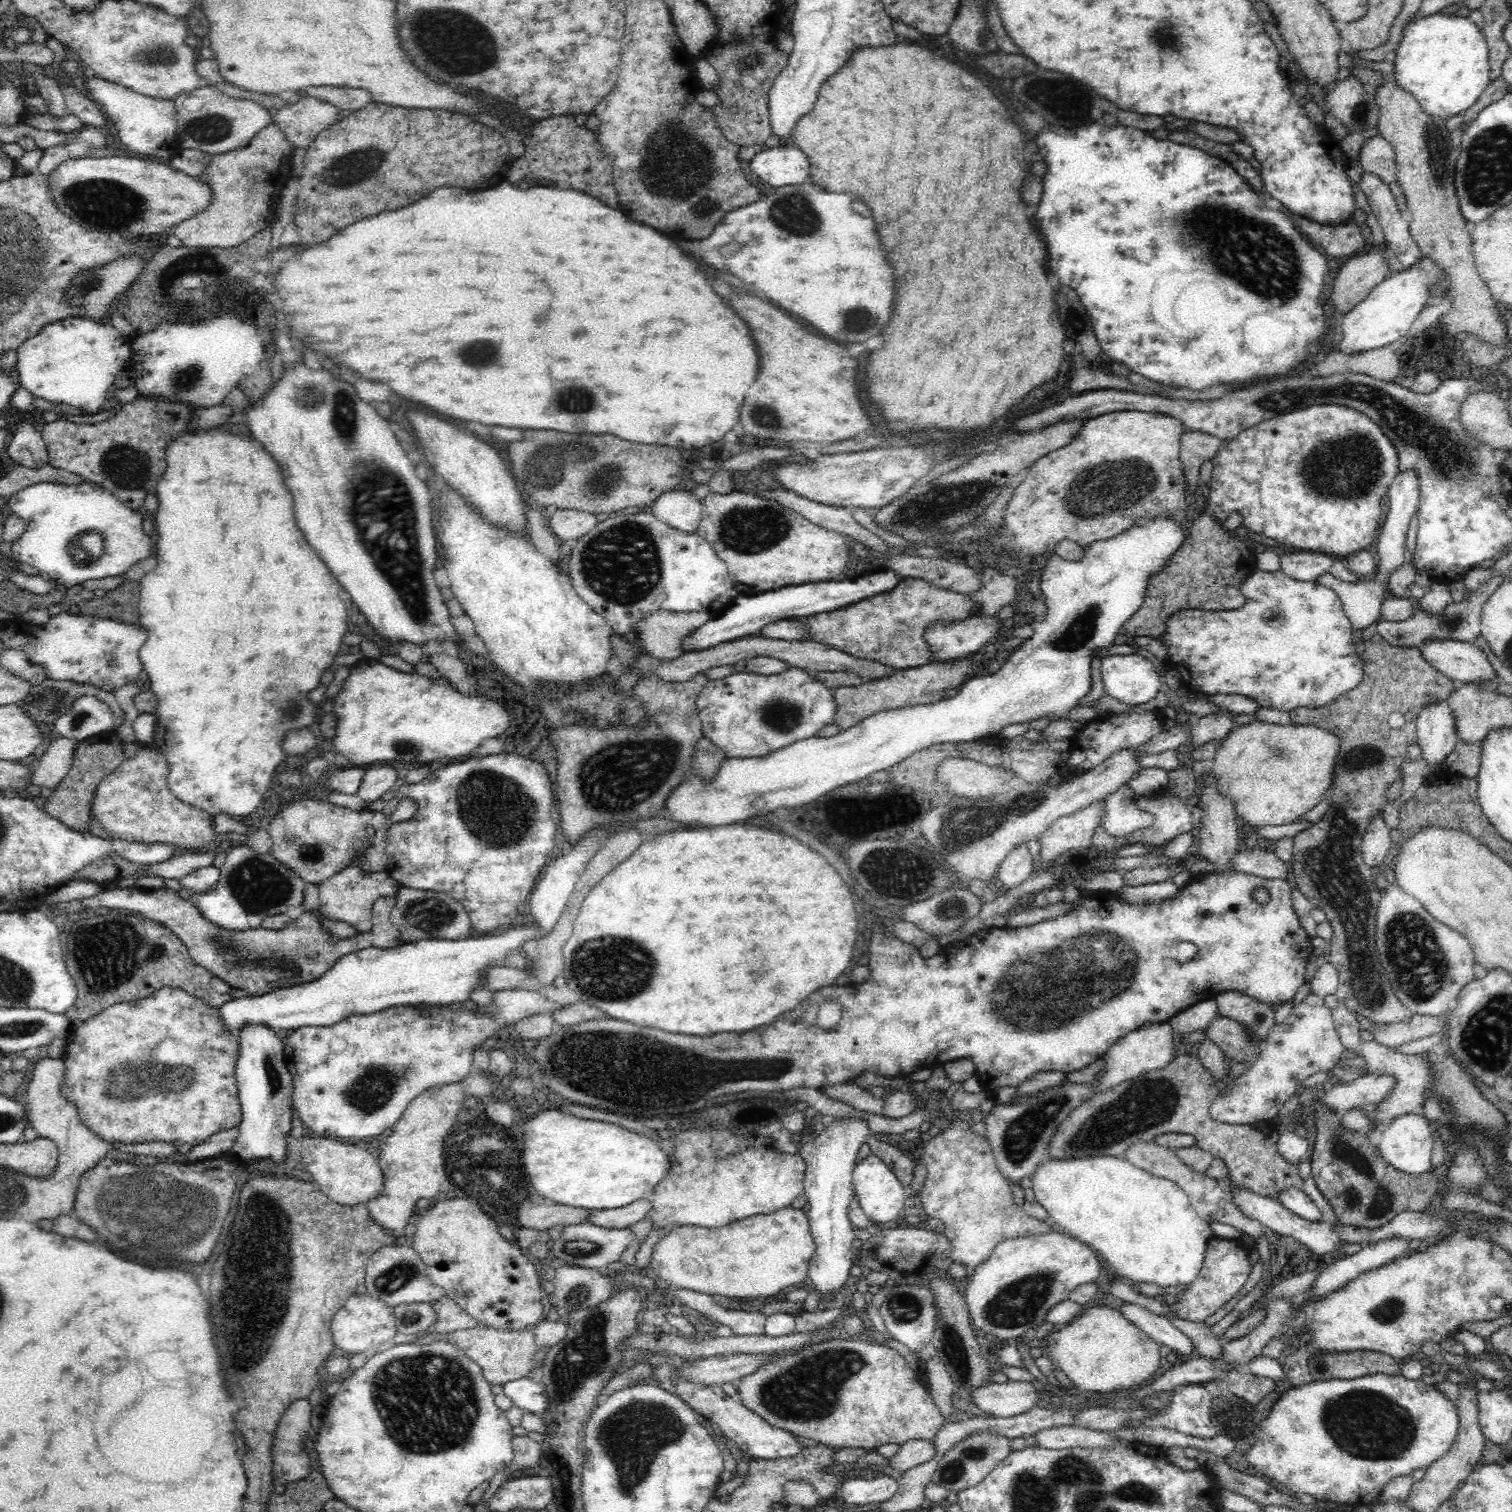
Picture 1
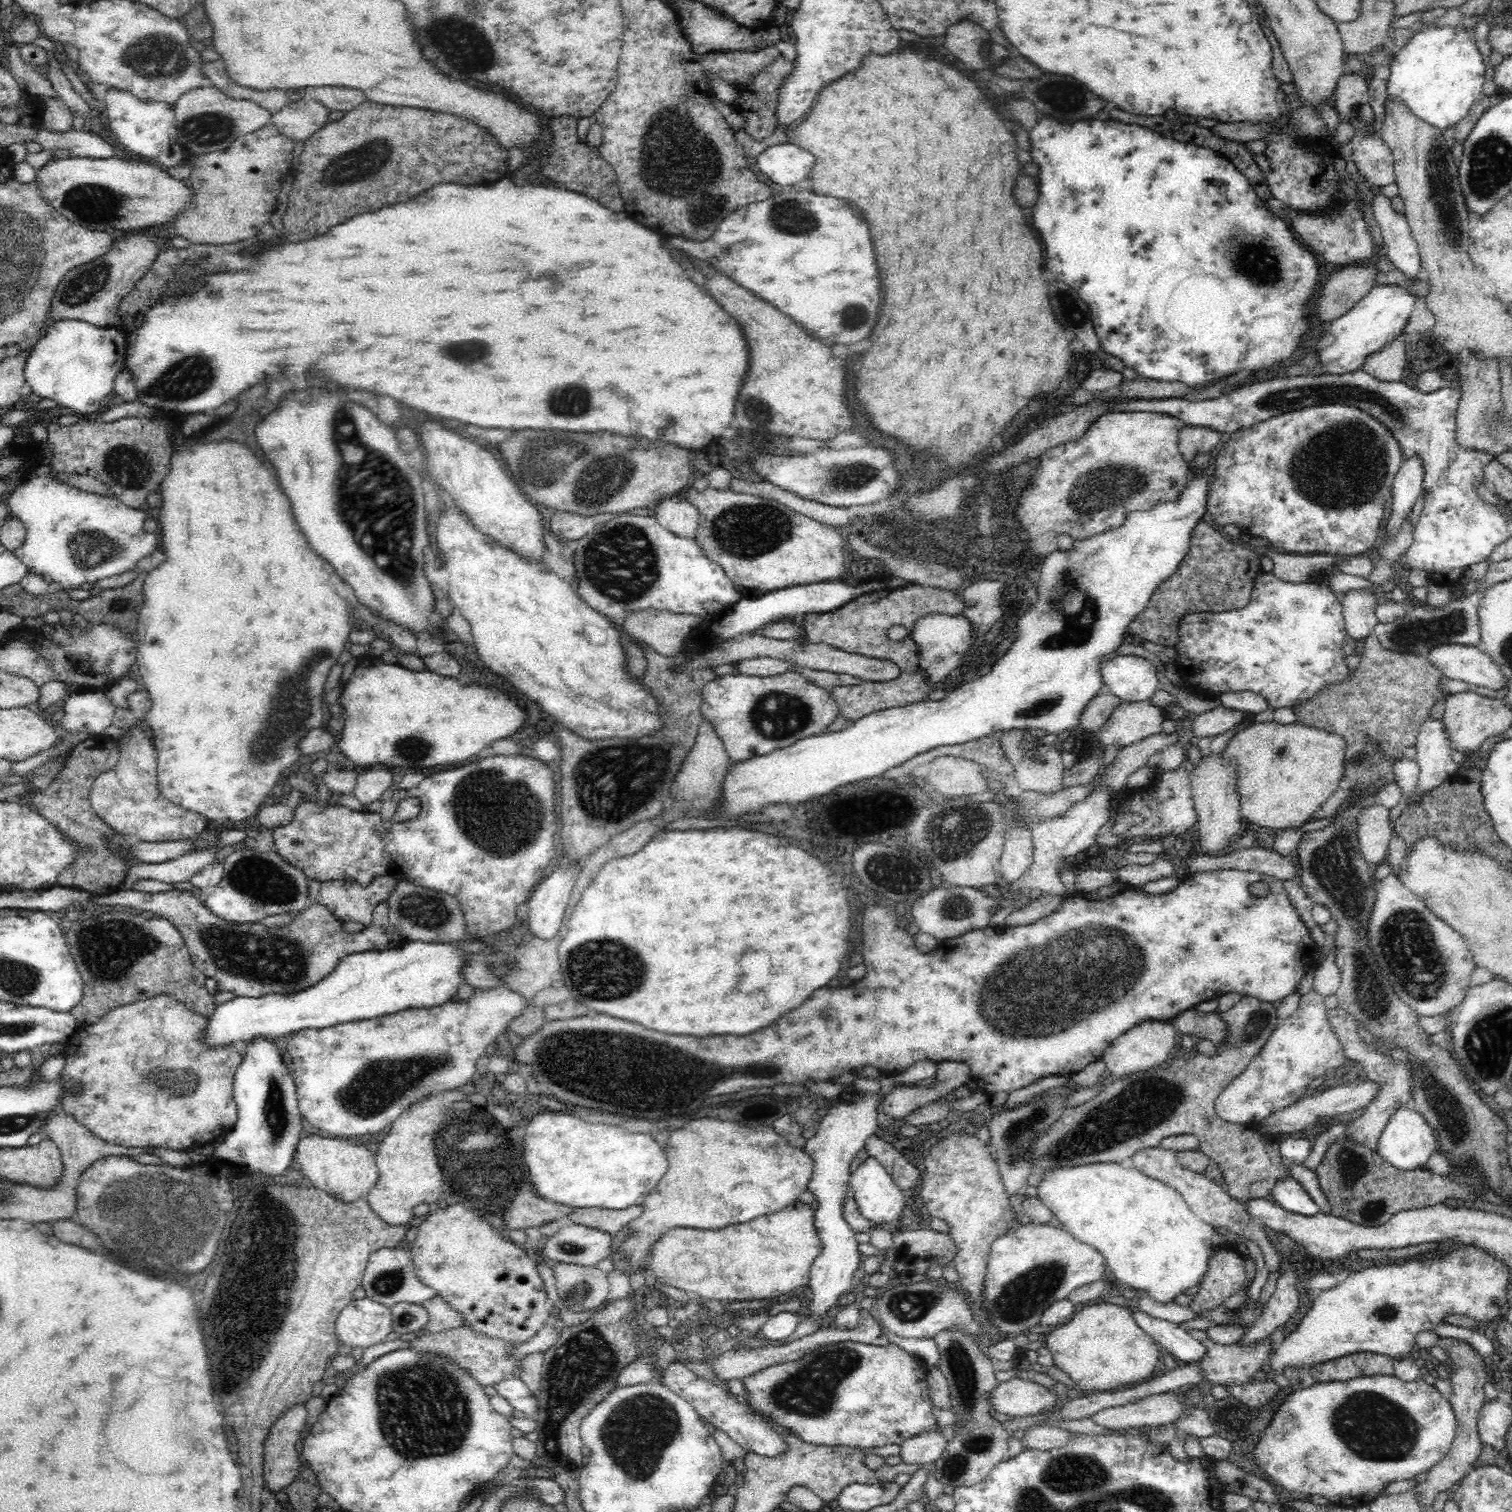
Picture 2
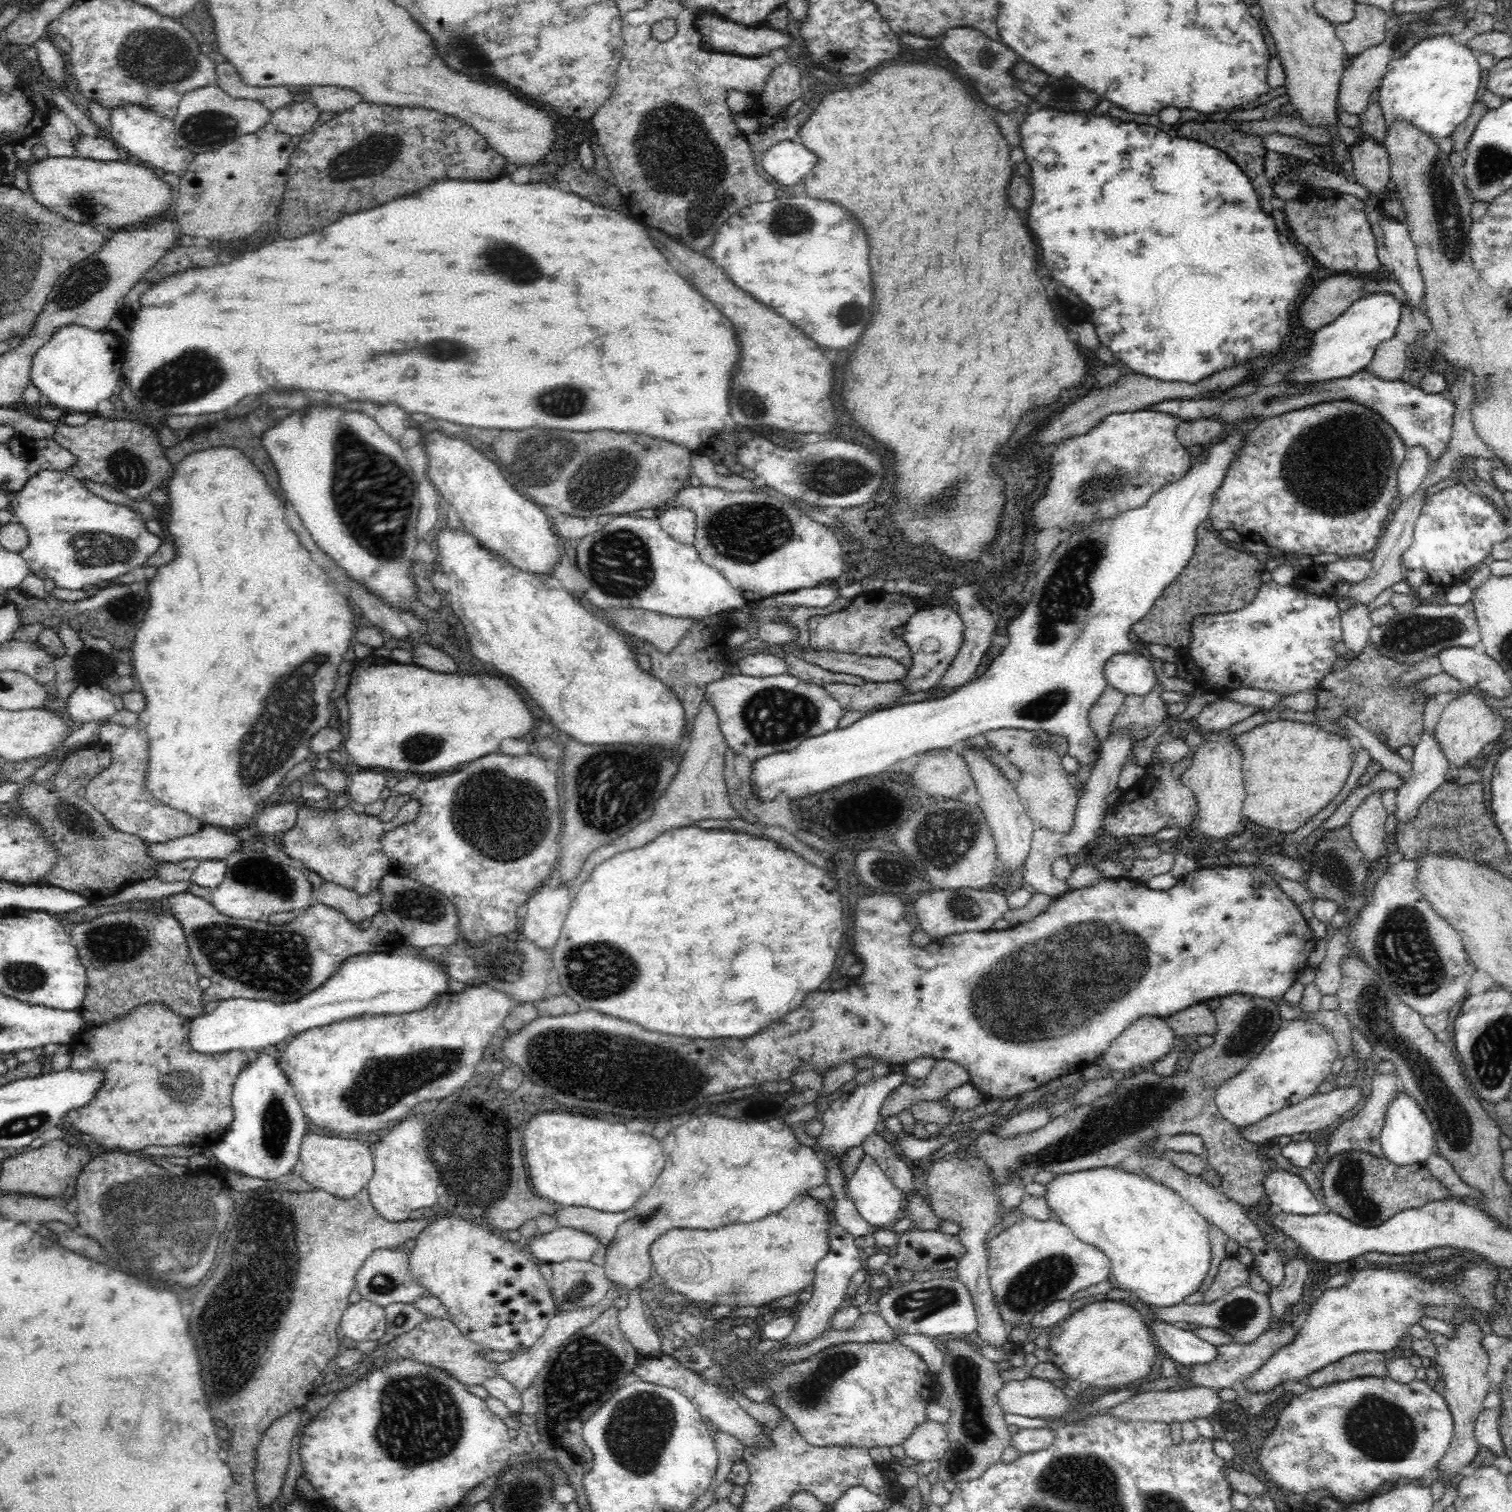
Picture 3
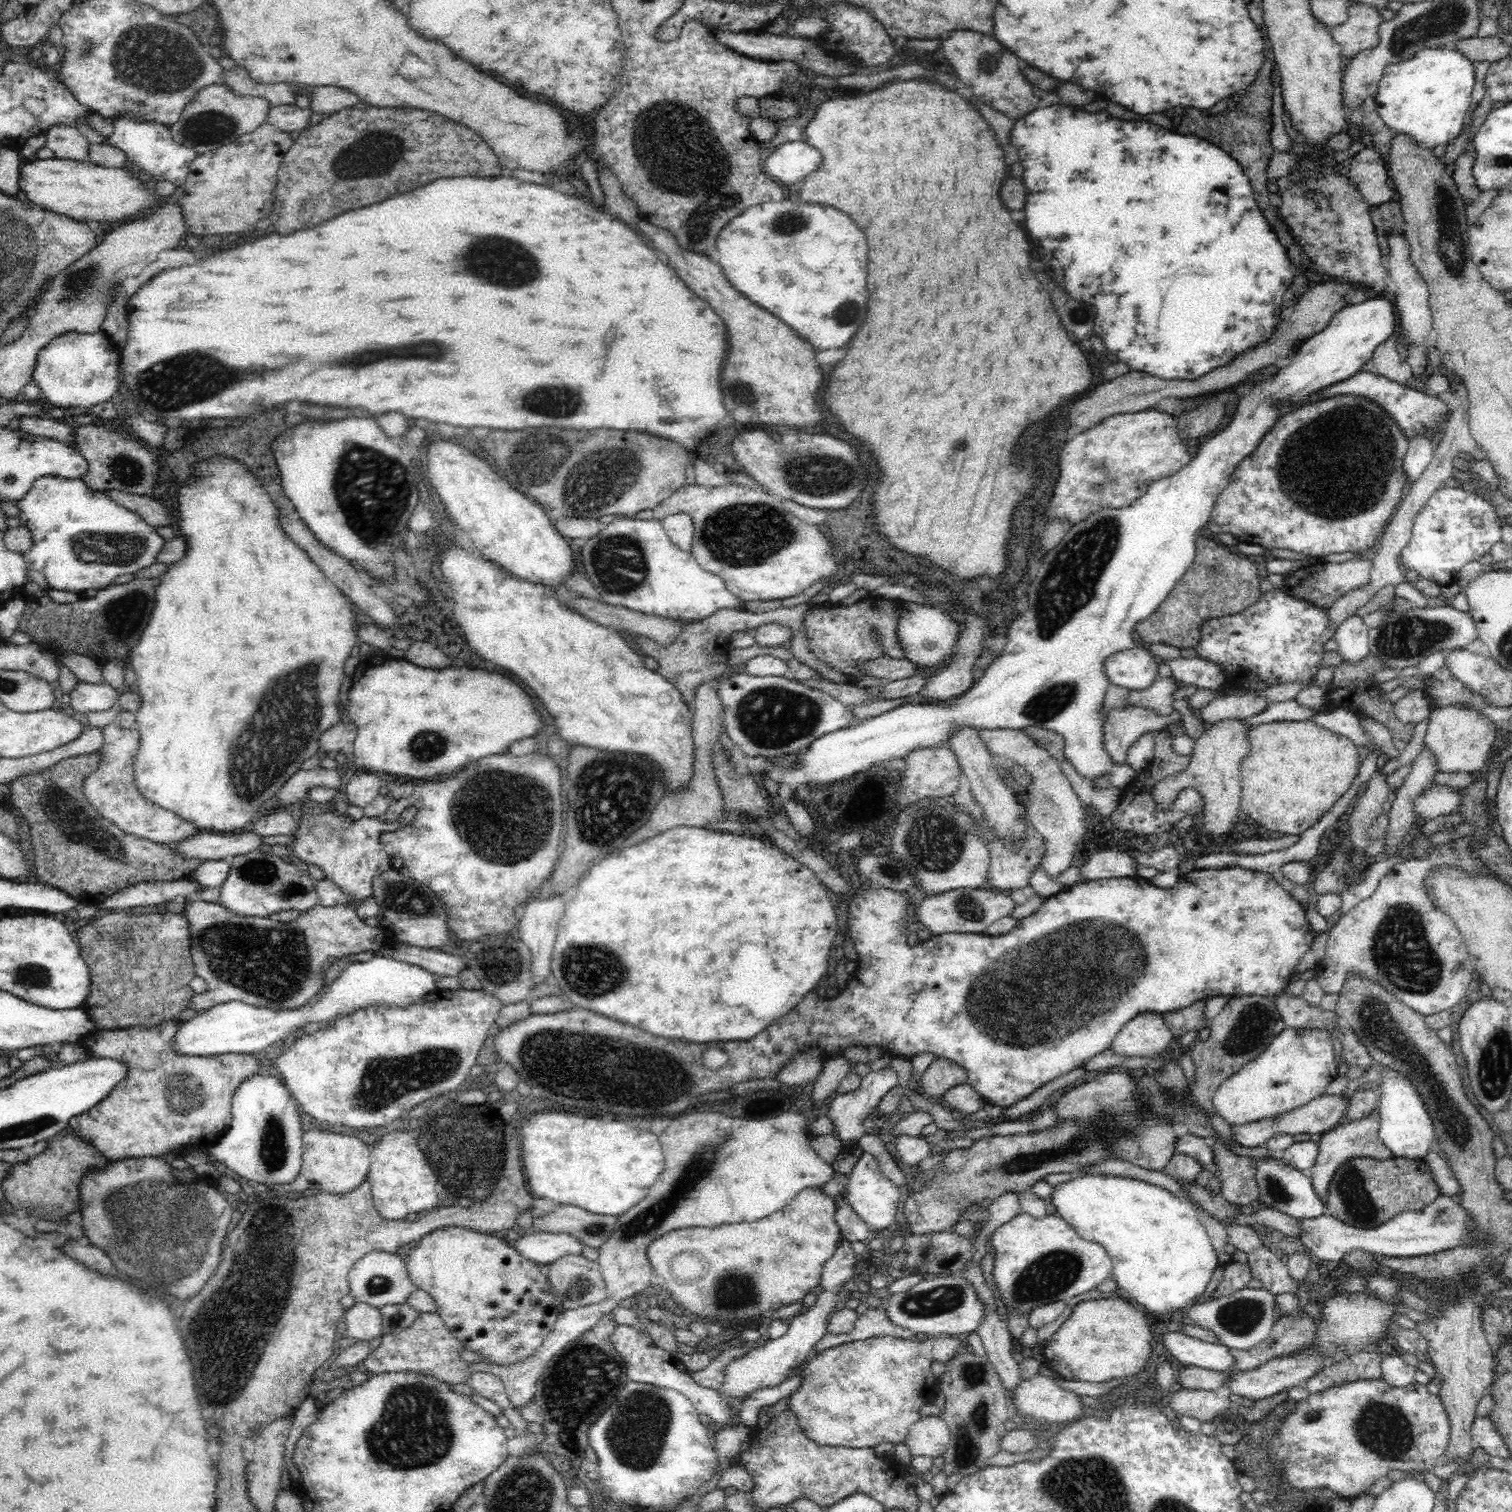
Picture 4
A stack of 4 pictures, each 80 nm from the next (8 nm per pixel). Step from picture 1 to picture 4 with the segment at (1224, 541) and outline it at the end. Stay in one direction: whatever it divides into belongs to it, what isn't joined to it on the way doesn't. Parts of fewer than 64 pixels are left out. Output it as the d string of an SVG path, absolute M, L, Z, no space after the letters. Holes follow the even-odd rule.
M1197 536L1192 566L1174 585L1159 608L1135 626L1143 645L1165 644L1176 648L1190 648L1199 644L1199 630L1211 618L1238 614L1260 598L1260 577L1254 557L1239 557L1222 547L1221 542Z

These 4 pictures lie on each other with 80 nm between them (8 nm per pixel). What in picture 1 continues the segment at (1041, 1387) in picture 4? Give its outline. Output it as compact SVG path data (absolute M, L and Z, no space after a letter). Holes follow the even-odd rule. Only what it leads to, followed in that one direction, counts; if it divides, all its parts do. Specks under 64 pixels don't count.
M991 1381L973 1391L968 1401L990 1415L990 1418L1010 1418L1036 1407L1038 1400L1038 1392L1026 1382L997 1384Z

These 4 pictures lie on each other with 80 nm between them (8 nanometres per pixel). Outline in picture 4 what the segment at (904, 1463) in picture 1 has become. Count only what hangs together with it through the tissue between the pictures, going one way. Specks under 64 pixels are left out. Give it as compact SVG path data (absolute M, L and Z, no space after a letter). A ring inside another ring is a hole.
M924 1418L910 1428L905 1438L905 1445L911 1456L928 1456L936 1458L943 1456L951 1435L947 1423L941 1418Z

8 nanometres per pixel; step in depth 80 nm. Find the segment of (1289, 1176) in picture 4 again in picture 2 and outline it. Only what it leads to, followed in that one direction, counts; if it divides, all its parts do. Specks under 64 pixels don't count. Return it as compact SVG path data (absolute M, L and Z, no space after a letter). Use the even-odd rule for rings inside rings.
M1293 1178L1277 1179L1273 1185L1270 1200L1289 1213L1301 1214L1305 1217L1315 1217L1320 1212L1318 1205Z

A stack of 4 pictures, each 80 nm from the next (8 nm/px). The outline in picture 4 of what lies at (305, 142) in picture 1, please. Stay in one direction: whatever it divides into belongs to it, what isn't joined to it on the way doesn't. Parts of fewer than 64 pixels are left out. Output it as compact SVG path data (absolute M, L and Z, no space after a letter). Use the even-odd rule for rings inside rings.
M280 105L270 107L267 121L279 131L290 134L302 132L310 126L310 117L313 112L310 108L298 107L298 105Z

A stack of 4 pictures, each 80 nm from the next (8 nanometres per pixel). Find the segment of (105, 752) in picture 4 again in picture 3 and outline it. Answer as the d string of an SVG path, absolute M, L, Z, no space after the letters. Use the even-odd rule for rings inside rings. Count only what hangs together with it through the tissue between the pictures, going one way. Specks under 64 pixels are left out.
M139 725L136 728L124 728L120 732L114 728L114 736L104 732L104 740L111 750L111 763L86 785L85 799L94 809L99 810L116 830L134 835L147 843L162 844L200 832L203 824L198 818L166 806L154 798L145 786L149 745L147 734Z

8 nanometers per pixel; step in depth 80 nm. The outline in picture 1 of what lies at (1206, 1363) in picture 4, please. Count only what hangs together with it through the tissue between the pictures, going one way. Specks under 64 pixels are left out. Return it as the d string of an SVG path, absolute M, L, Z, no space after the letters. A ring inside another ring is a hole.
M1121 1302L1119 1305L1120 1313L1128 1319L1134 1326L1145 1332L1160 1345L1172 1348L1178 1354L1196 1354L1194 1345L1190 1339L1176 1329L1176 1327L1166 1317L1154 1314L1145 1307L1132 1304L1131 1302Z

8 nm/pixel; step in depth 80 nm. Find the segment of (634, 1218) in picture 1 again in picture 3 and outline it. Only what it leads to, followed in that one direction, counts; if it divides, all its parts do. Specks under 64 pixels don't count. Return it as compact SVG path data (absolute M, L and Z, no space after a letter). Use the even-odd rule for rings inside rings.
M579 1206L562 1208L554 1215L560 1227L583 1230L606 1245L613 1240L618 1227L627 1219L626 1211L603 1212Z

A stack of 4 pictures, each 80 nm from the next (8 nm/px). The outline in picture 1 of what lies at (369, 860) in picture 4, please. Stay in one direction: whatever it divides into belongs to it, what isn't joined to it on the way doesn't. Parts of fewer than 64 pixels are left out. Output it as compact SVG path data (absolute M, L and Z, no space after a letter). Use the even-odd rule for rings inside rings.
M295 798L290 803L280 806L268 826L271 842L271 854L295 872L304 883L319 885L334 874L341 872L354 856L364 850L366 828L373 826L375 836L367 855L361 858L364 873L387 871L388 857L385 851L387 832L392 824L410 820L417 810L417 804L410 798L403 798L390 814L383 811L353 811L349 807L334 805L329 801L314 798Z

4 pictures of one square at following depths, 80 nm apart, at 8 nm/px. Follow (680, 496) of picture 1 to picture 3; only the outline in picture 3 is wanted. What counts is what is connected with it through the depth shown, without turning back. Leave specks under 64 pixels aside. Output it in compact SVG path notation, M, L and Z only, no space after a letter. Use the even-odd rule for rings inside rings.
M666 504L656 517L663 530L674 540L693 544L697 530L697 520L693 510Z

